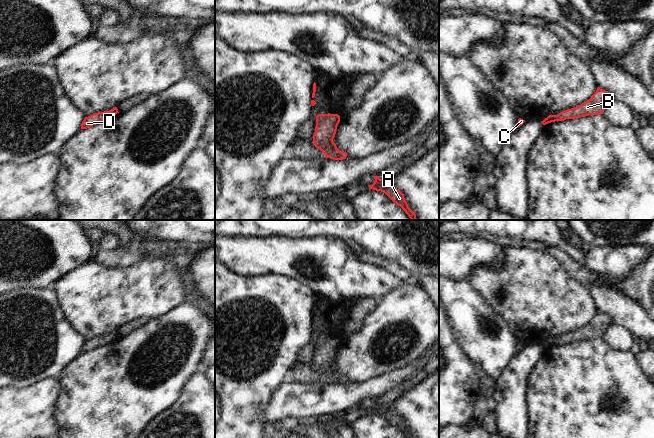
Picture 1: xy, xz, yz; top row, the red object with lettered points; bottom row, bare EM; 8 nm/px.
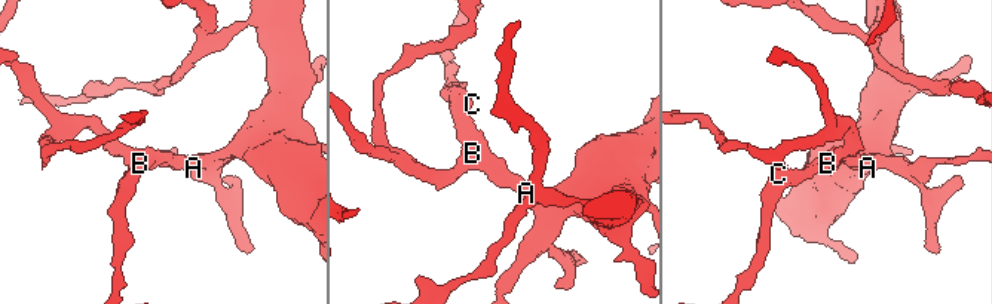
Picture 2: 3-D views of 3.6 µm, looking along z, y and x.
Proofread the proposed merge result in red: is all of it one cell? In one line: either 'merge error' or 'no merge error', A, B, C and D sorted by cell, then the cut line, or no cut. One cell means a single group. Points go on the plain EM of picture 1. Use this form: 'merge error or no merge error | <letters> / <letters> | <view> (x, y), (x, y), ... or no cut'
no merge error | A B C D | no cut

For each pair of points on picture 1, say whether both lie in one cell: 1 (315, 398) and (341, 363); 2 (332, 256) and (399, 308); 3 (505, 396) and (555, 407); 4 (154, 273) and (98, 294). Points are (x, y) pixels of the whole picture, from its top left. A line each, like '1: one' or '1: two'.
1: two
2: two
3: two
4: one

